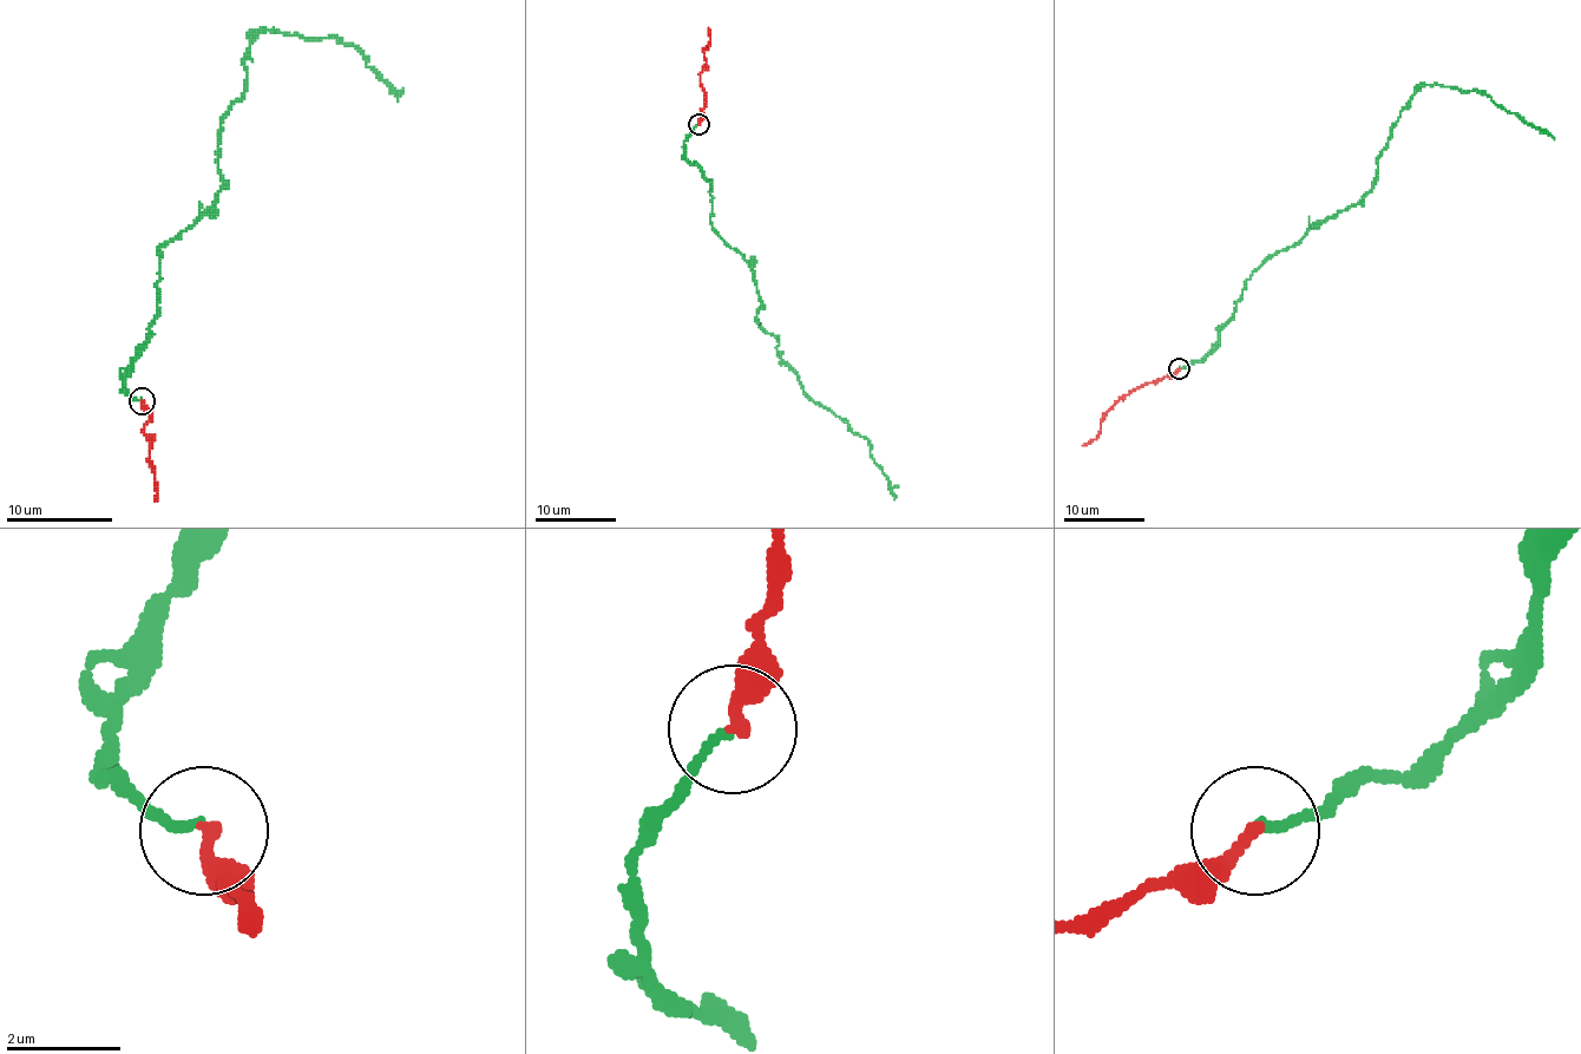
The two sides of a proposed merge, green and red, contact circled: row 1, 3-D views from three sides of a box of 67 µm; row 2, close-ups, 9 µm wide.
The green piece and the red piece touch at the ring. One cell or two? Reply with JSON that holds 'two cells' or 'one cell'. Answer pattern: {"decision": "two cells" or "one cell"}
{"decision": "one cell"}

